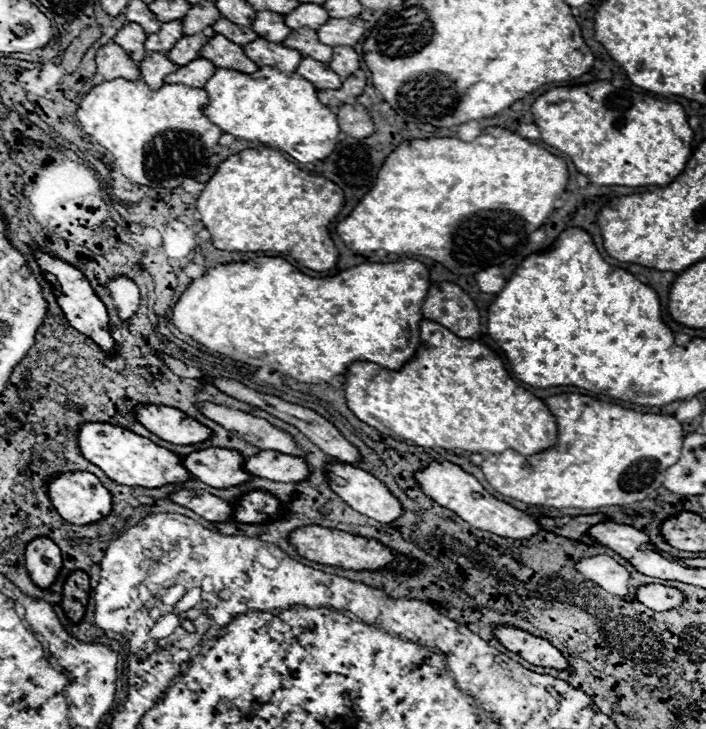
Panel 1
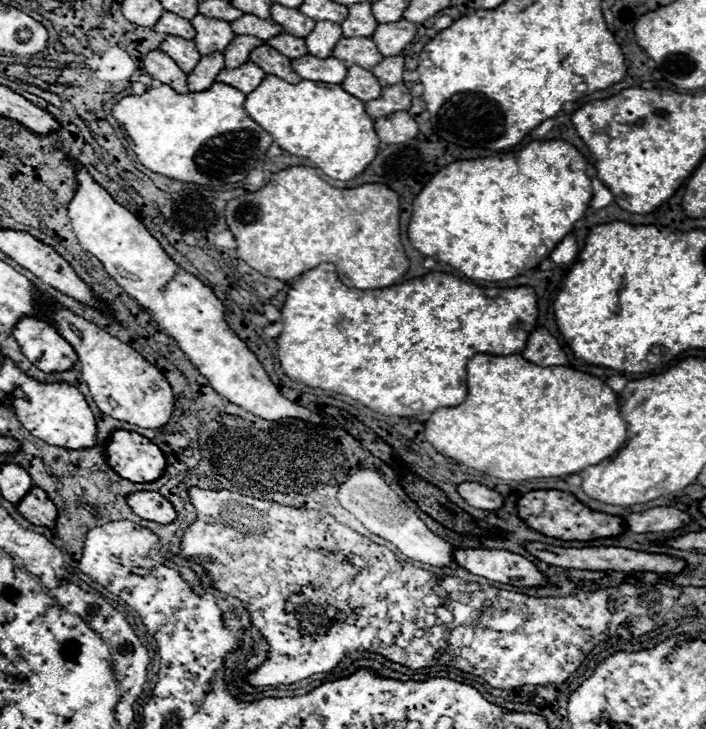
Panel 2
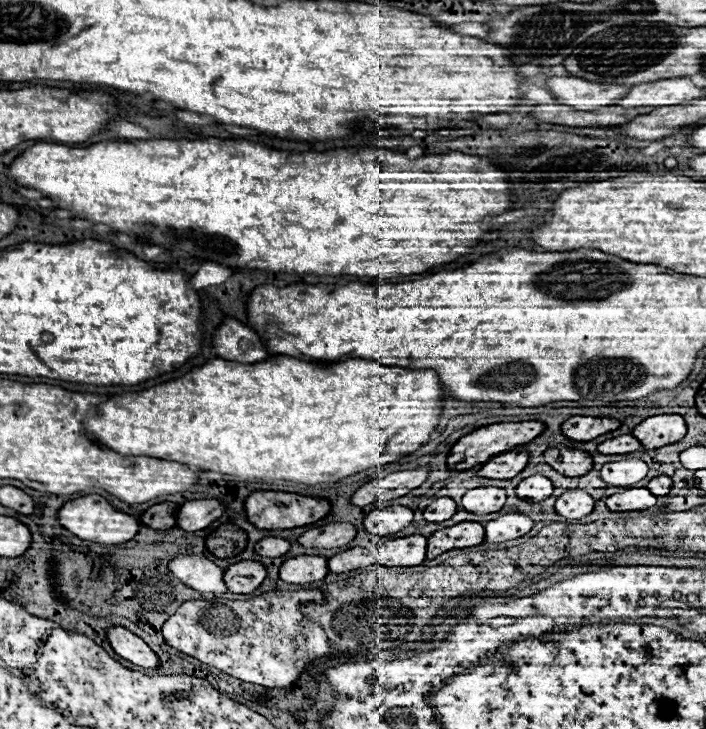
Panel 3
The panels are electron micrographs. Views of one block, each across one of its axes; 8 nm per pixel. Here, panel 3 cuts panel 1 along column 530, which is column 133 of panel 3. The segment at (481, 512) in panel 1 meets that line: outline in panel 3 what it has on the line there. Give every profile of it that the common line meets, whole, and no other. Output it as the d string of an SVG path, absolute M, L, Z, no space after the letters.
M88 494L76 500L64 502L62 508L58 510L58 524L82 540L100 542L100 544L124 544L138 534L138 526L140 526L134 516L114 510L108 504L108 500L98 494Z

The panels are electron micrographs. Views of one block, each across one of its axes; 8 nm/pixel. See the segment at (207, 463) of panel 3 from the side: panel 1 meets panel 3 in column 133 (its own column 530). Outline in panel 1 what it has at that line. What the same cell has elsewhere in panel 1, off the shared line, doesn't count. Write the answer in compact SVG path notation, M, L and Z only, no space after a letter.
M420 320L420 348L402 370L386 370L374 362L352 362L344 374L344 392L346 406L356 418L386 436L424 448L460 448L478 454L512 448L520 454L538 454L558 440L556 418L548 412L546 404L518 386L504 368L504 362L490 348L470 338L458 338L430 320Z

